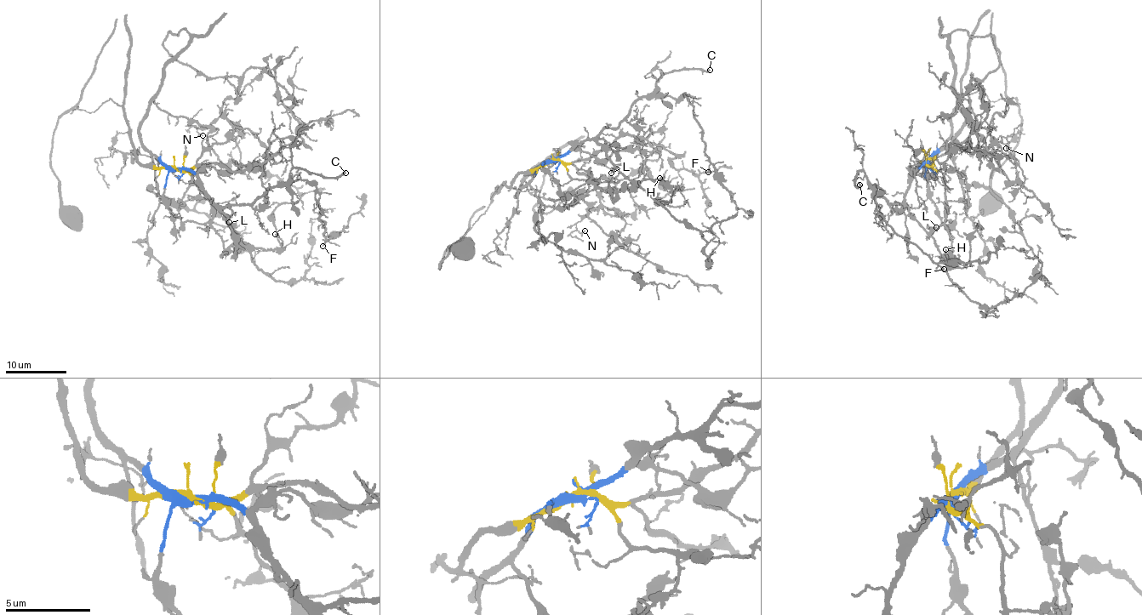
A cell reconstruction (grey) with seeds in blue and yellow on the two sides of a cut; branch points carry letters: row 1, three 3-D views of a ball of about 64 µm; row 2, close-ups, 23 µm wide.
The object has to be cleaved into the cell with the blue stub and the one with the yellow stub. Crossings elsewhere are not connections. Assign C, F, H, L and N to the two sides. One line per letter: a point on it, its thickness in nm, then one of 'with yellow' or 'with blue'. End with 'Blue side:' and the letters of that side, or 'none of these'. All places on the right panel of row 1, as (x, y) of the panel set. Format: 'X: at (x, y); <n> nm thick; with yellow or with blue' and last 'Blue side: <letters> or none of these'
C: at (859, 185); 240 nm thick; with blue
F: at (944, 269); 200 nm thick; with blue
H: at (945, 249); 120 nm thick; with blue
L: at (936, 227); 320 nm thick; with blue
N: at (1006, 148); 130 nm thick; with yellow
Blue side: C, F, H, L

